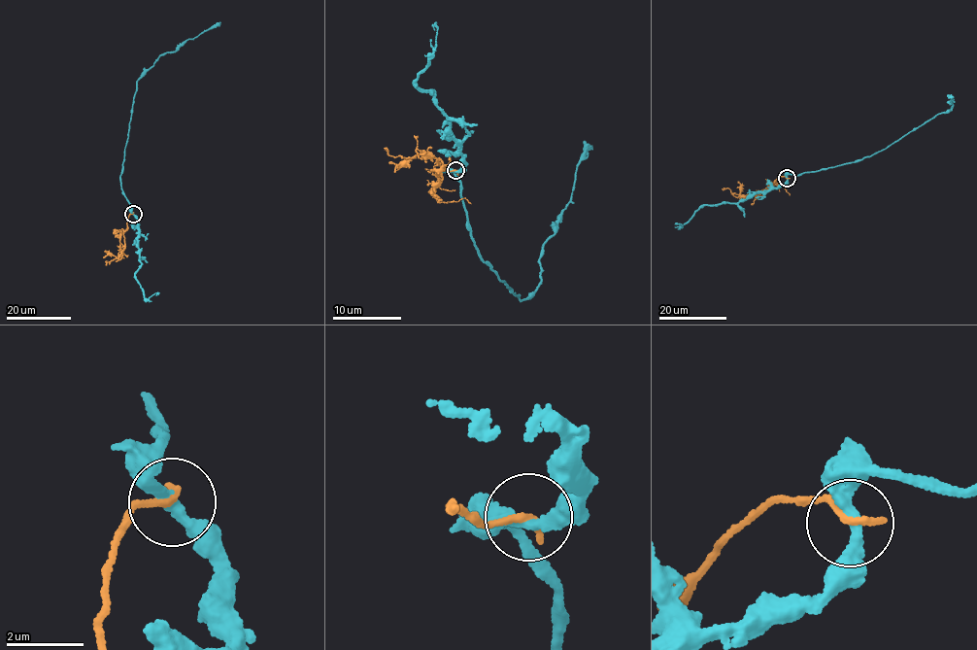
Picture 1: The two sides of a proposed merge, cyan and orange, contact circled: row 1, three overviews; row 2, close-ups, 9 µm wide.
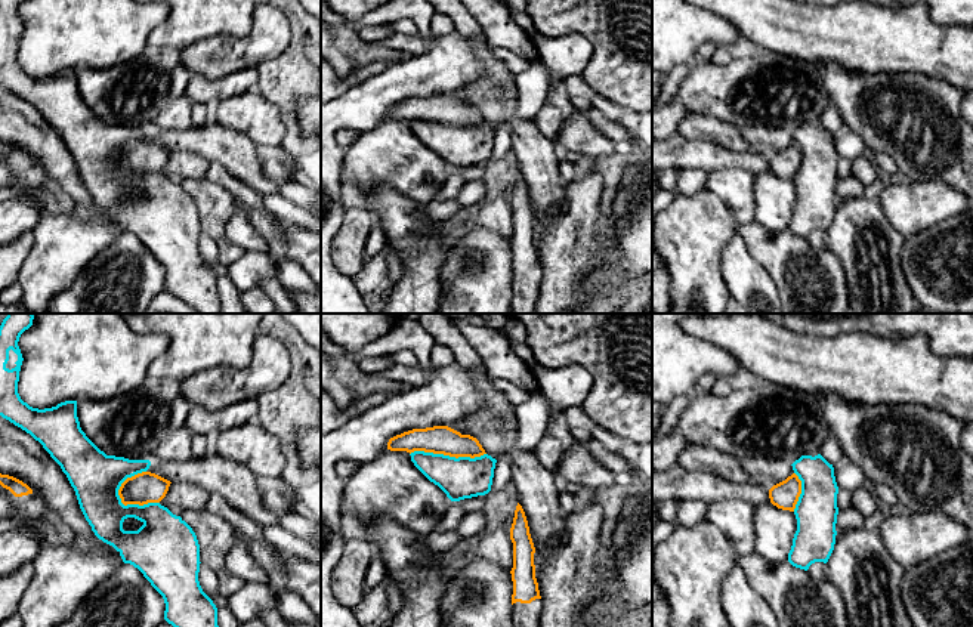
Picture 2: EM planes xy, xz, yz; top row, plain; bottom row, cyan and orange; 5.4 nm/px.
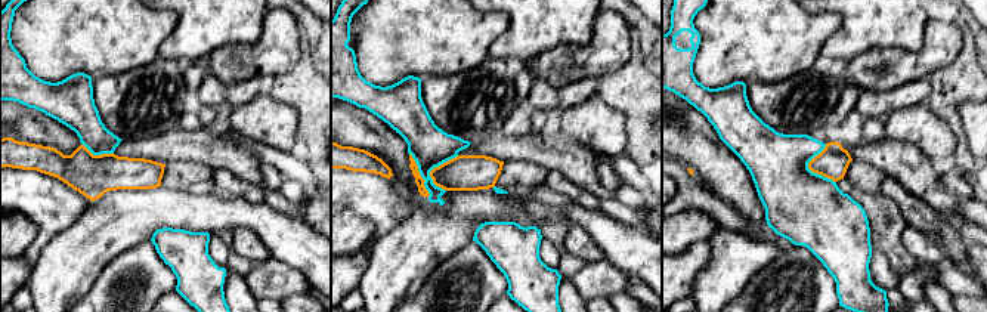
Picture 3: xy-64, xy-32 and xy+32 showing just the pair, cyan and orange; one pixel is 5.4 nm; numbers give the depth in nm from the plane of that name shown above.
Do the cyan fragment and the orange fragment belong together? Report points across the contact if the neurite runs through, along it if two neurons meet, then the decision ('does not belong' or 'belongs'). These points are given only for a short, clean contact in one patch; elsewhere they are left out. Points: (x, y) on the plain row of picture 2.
does not belong

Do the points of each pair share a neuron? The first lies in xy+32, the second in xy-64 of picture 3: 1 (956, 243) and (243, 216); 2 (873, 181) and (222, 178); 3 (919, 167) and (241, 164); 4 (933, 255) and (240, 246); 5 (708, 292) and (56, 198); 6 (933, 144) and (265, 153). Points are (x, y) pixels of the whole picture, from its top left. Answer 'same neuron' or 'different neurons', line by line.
1: different neurons
2: different neurons
3: same neuron
4: same neuron
5: different neurons
6: different neurons

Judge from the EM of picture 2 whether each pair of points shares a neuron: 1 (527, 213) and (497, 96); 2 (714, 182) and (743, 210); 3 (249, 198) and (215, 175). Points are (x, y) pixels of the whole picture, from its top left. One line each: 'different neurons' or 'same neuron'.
1: same neuron
2: same neuron
3: same neuron

